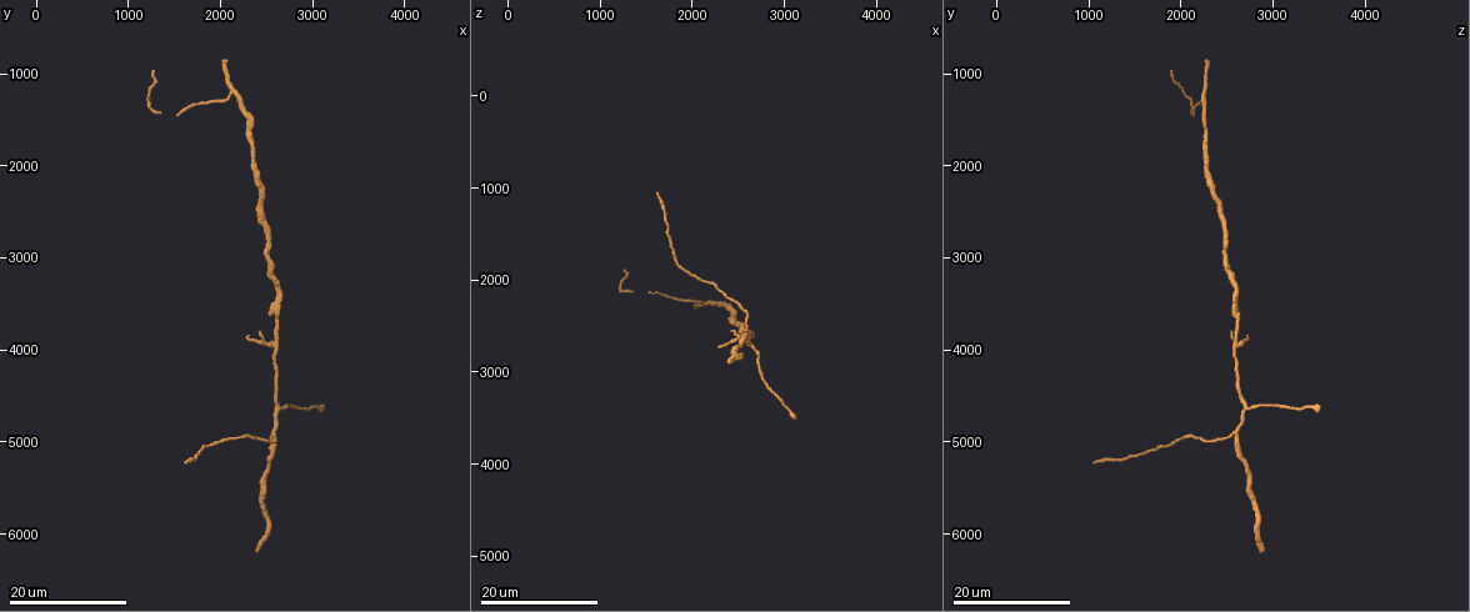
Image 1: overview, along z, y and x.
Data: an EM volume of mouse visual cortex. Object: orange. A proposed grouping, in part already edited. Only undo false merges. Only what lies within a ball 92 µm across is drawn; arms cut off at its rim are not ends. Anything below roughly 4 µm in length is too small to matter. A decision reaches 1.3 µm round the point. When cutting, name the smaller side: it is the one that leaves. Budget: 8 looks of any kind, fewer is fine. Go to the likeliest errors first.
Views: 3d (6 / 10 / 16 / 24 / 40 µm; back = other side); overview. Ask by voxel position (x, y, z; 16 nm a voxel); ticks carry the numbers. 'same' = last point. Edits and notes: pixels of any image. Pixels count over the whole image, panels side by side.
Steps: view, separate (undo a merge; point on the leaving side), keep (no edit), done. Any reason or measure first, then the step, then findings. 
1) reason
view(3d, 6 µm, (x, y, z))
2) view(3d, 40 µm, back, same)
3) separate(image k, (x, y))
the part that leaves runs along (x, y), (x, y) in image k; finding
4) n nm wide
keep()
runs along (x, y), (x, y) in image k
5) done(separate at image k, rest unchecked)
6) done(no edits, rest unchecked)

branch point
view(3d, 16 µm, (2650, 4650, 2700))

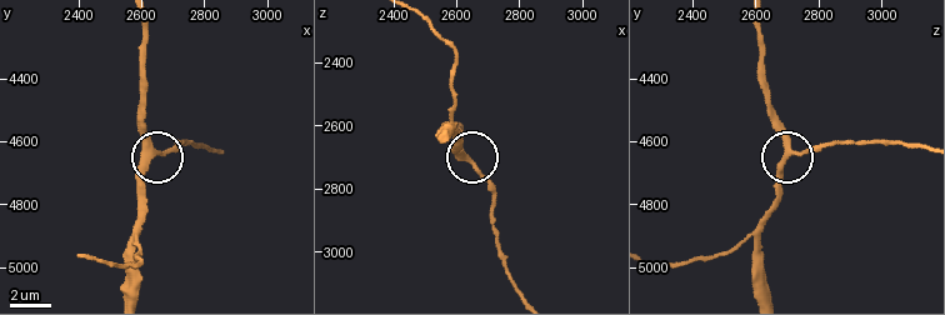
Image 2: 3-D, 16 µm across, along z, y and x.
zoom in
view(3d, 6 µm, (2650, 4640, 2710))

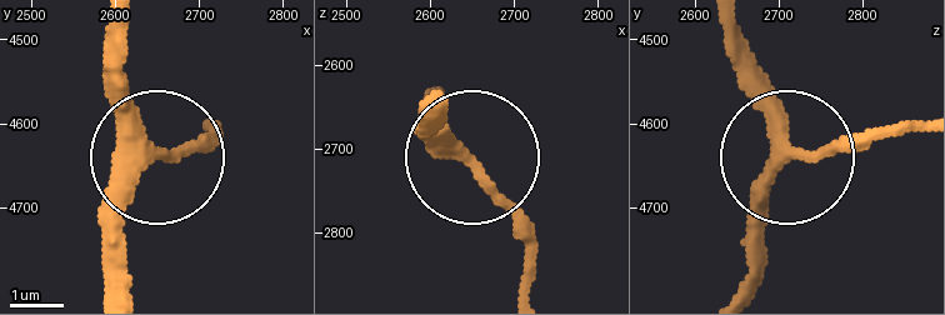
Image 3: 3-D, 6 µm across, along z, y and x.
side arm 16 µm; 3 arms
keep()
continuous, no second neuron

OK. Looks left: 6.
side arm on a straight run
view(3d, 16 µm, (2100, 1200, 2300))

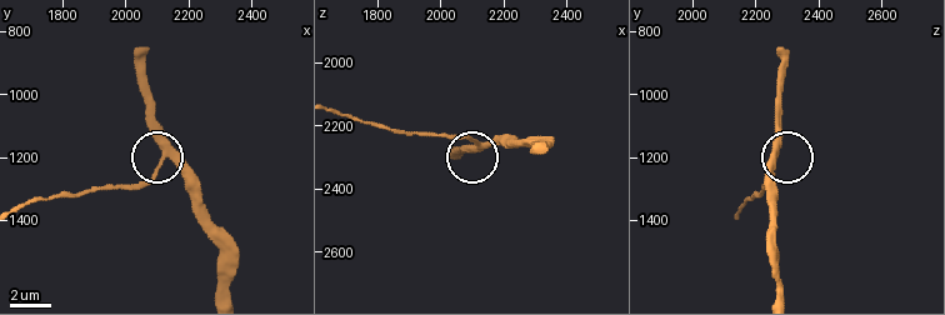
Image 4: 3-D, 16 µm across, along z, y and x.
view(3d, 10 µm, (2120, 1190, 2260))

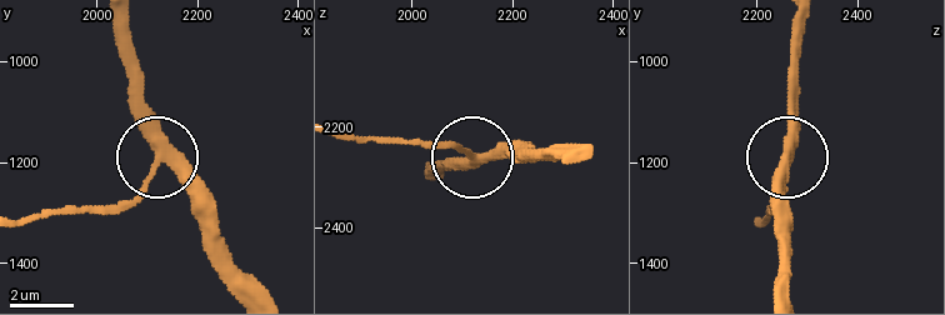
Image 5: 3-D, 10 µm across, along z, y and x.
3 arms
keep()
runs along (786, 288), (786, 81) in image 5; all the same neuron

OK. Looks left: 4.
four arms meet
view(3d, 16 µm, (2550, 4000, 2650))

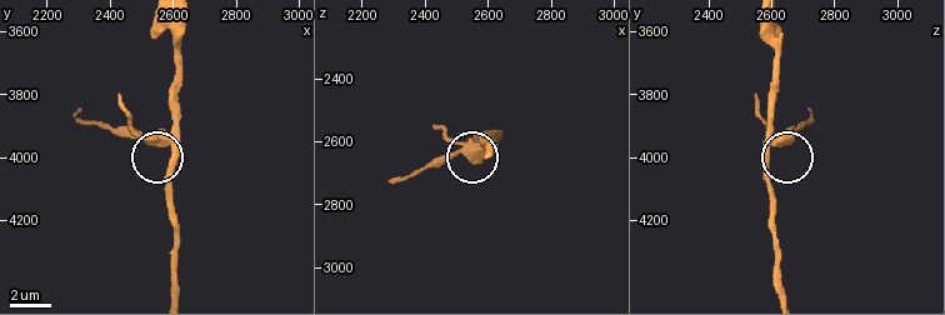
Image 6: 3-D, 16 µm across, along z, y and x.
view(3d, 6 µm, (2580, 3950, 2610))

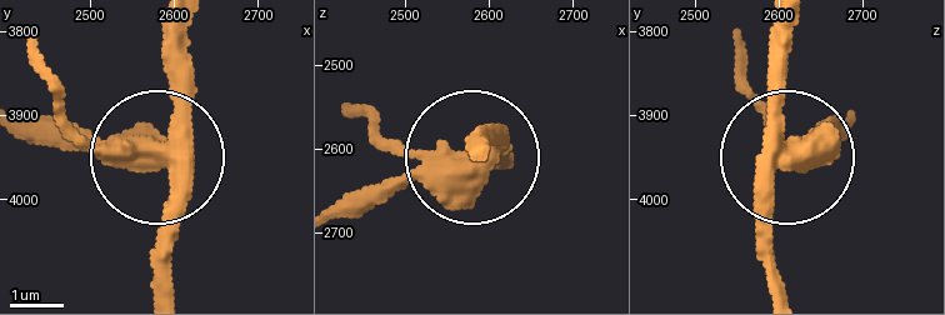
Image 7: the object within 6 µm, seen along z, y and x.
separate(image 7, (411, 174))
the part that leaves runs along (163, 154), (33, 140) in image 7; a second neuron is stuck on

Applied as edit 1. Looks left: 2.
done(separate at image 7, rest unchecked)

